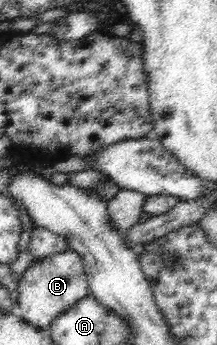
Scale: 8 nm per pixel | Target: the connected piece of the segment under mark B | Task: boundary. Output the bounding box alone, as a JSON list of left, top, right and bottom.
[16,250,89,329]

